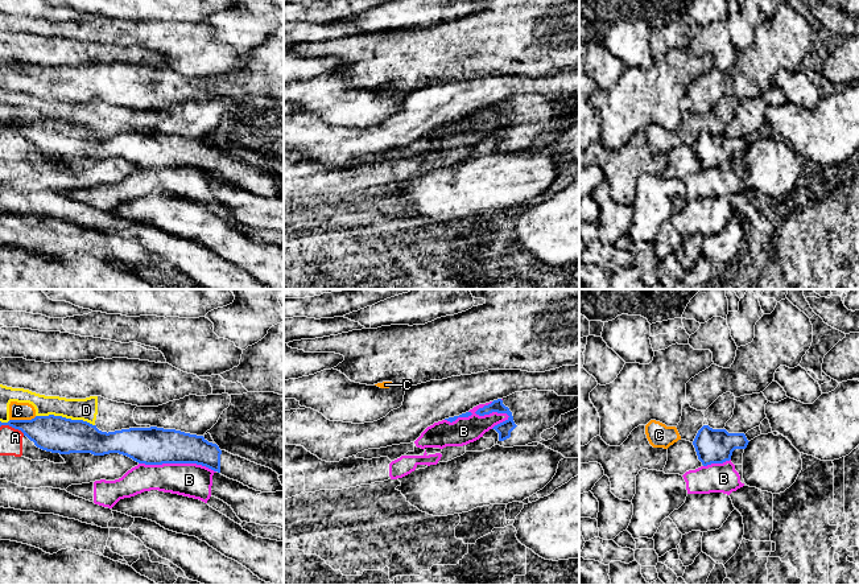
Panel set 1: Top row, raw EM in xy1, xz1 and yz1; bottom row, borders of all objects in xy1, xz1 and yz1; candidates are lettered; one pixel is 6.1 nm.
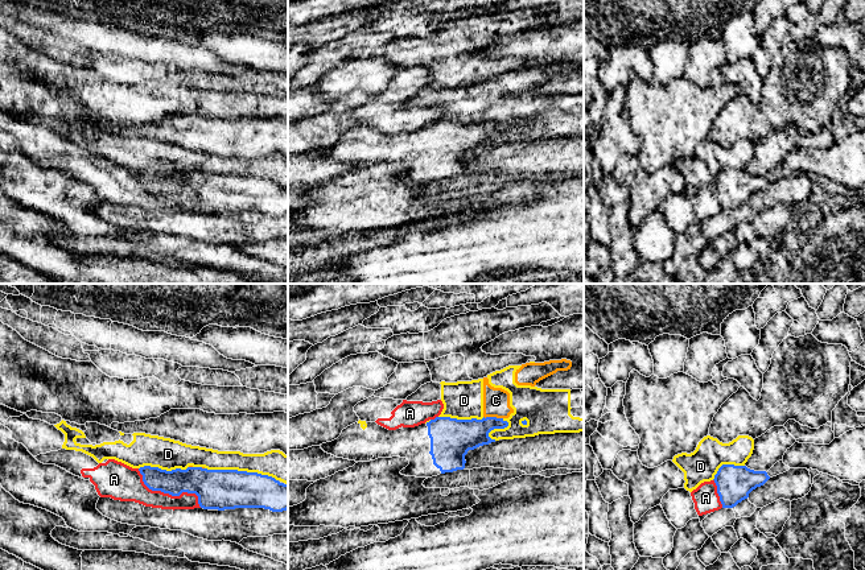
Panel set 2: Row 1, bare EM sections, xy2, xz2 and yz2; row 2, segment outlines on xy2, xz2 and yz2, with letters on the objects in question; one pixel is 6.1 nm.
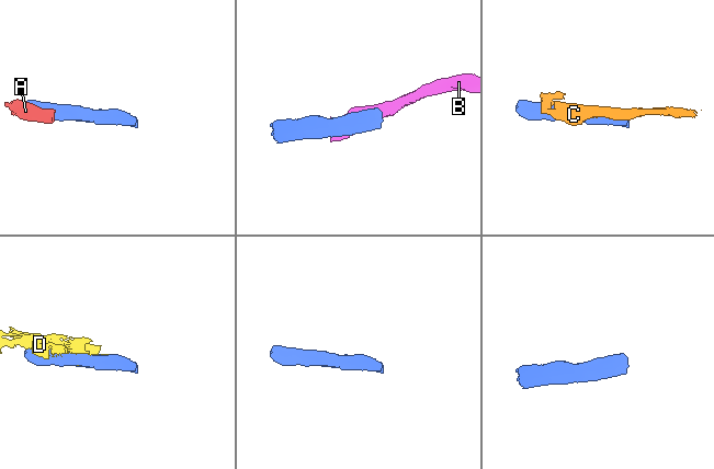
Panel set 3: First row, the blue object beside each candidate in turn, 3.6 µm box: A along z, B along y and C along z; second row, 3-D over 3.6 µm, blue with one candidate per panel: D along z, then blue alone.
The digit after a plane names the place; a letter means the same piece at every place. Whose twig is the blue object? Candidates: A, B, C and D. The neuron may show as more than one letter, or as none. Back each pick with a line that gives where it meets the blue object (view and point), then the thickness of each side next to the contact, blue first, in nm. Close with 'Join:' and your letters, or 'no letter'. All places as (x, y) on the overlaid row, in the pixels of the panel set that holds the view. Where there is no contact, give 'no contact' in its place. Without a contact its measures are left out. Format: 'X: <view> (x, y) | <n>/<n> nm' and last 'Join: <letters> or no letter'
Join: no letter

